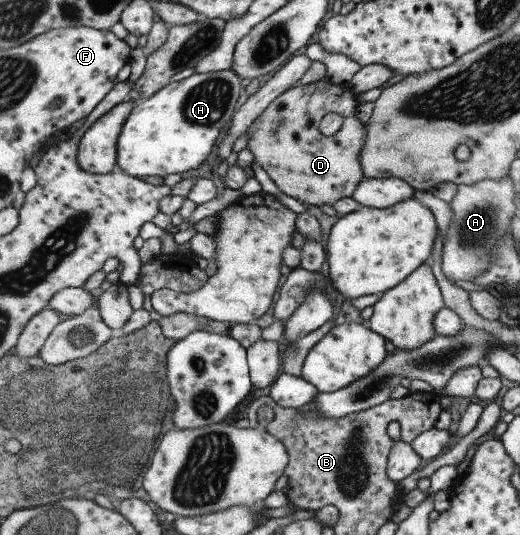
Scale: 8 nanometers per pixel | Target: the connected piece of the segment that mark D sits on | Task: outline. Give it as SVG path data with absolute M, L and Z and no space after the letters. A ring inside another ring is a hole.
M326 78L290 87L274 98L248 126L242 136L247 140L245 147L252 154L253 162L266 172L280 192L310 206L332 206L336 200L350 198L363 179L359 156L366 138L366 128L354 117L356 105L356 96L348 86L332 84ZM332 112L343 116L343 123L336 134L326 137L318 130L319 120L324 114Z

